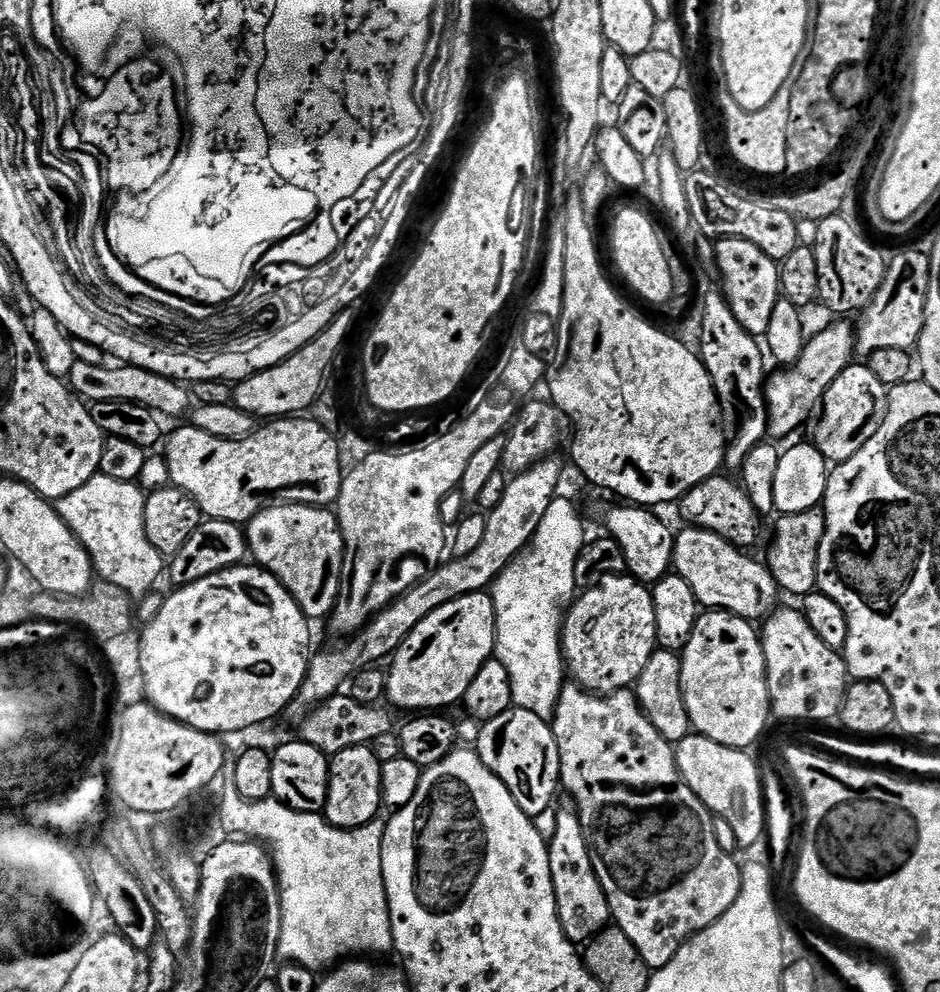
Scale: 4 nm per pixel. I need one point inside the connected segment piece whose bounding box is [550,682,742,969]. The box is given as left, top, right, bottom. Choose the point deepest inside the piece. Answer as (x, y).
(652, 840)

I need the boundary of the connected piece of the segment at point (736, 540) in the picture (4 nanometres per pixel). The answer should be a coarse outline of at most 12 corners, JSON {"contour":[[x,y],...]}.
{"contour":[[728,474],[698,482],[678,501],[685,525],[741,550],[762,517]]}

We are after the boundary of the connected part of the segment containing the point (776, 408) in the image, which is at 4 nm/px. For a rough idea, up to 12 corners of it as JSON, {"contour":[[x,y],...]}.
{"contour":[[832,324],[764,386],[767,435],[792,436],[853,363],[853,325]]}

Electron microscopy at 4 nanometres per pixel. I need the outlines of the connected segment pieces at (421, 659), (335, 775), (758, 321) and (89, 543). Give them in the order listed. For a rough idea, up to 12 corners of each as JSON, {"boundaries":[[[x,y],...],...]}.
{"boundaries":[[[487,591],[422,618],[391,657],[393,709],[448,710],[496,651]],[[368,746],[331,757],[323,817],[361,828],[381,815],[382,770]],[[717,239],[715,271],[734,317],[767,337],[779,263],[754,242]],[[97,473],[55,503],[95,573],[133,598],[164,554],[147,495]]]}

